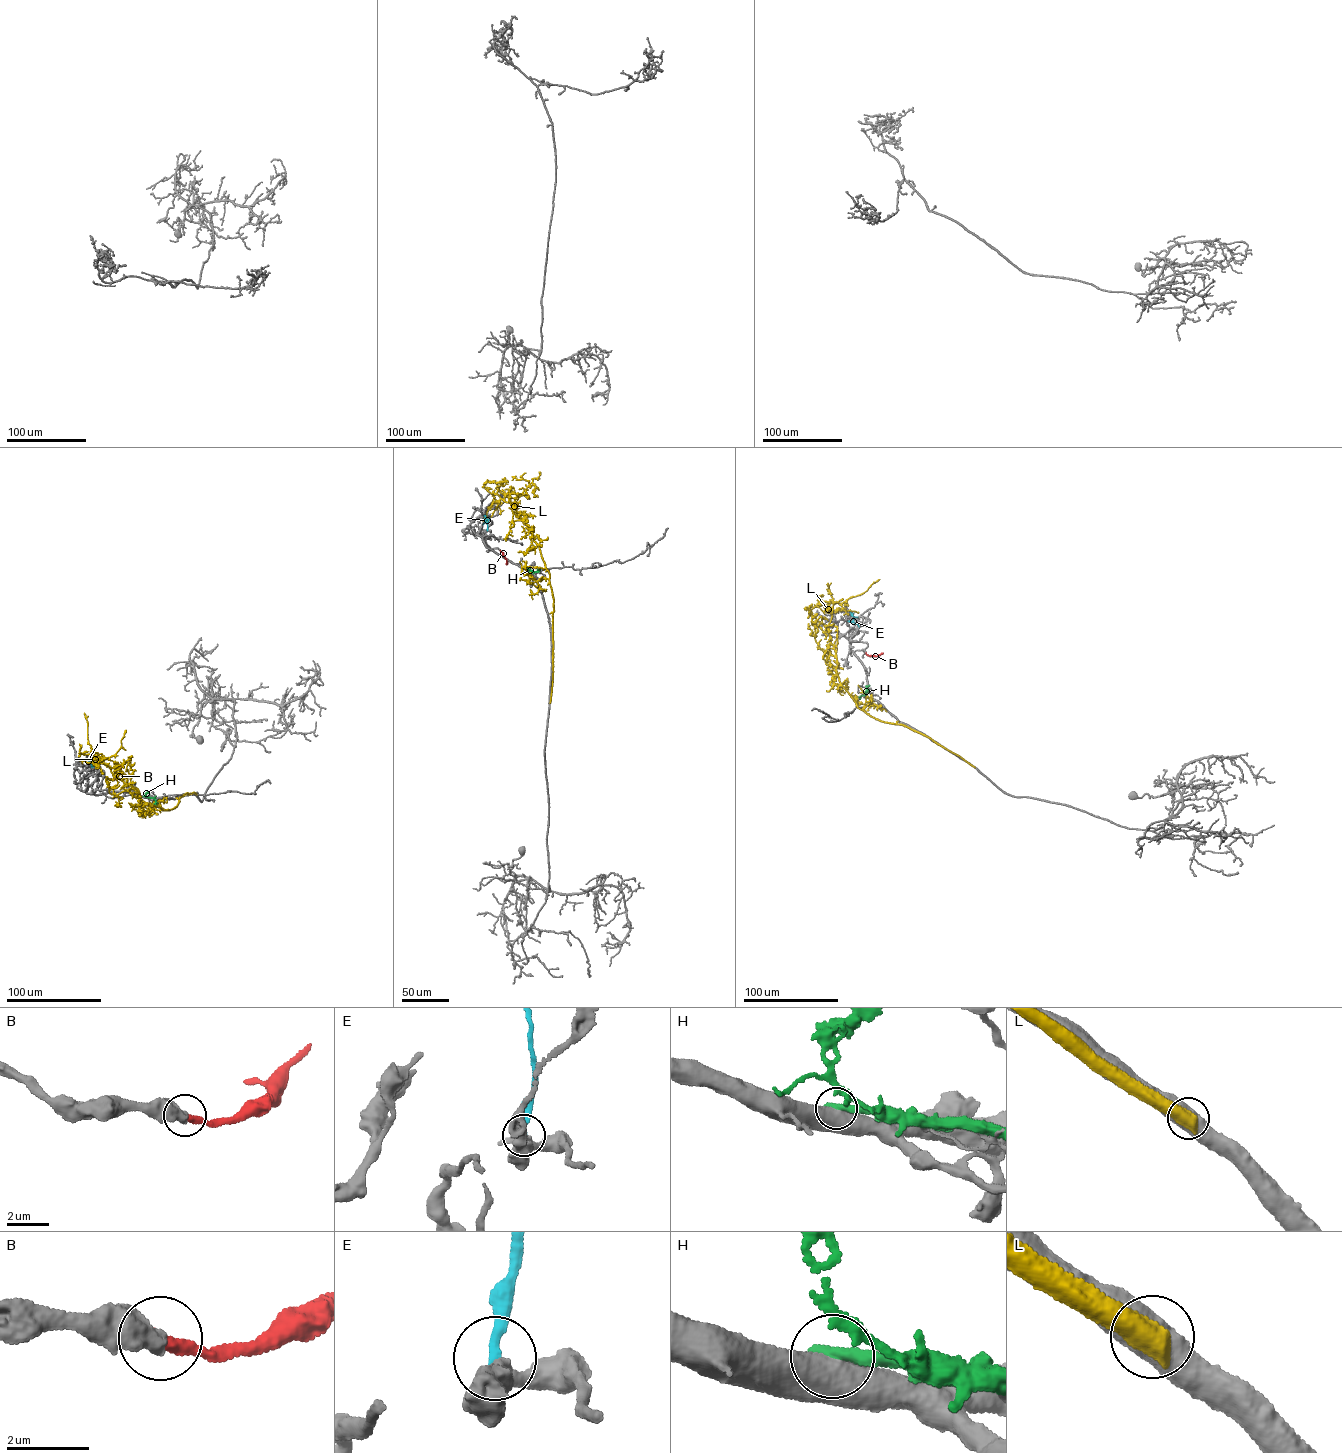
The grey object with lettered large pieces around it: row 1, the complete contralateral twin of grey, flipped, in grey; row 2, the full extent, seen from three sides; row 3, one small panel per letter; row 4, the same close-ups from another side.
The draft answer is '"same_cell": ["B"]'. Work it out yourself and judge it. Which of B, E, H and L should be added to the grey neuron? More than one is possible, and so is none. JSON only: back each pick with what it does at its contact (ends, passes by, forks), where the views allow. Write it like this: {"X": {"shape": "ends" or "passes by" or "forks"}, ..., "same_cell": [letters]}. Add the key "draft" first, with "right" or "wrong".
{"draft": "right", "B": {"shape": "ends"}, "same_cell": ["B"]}

